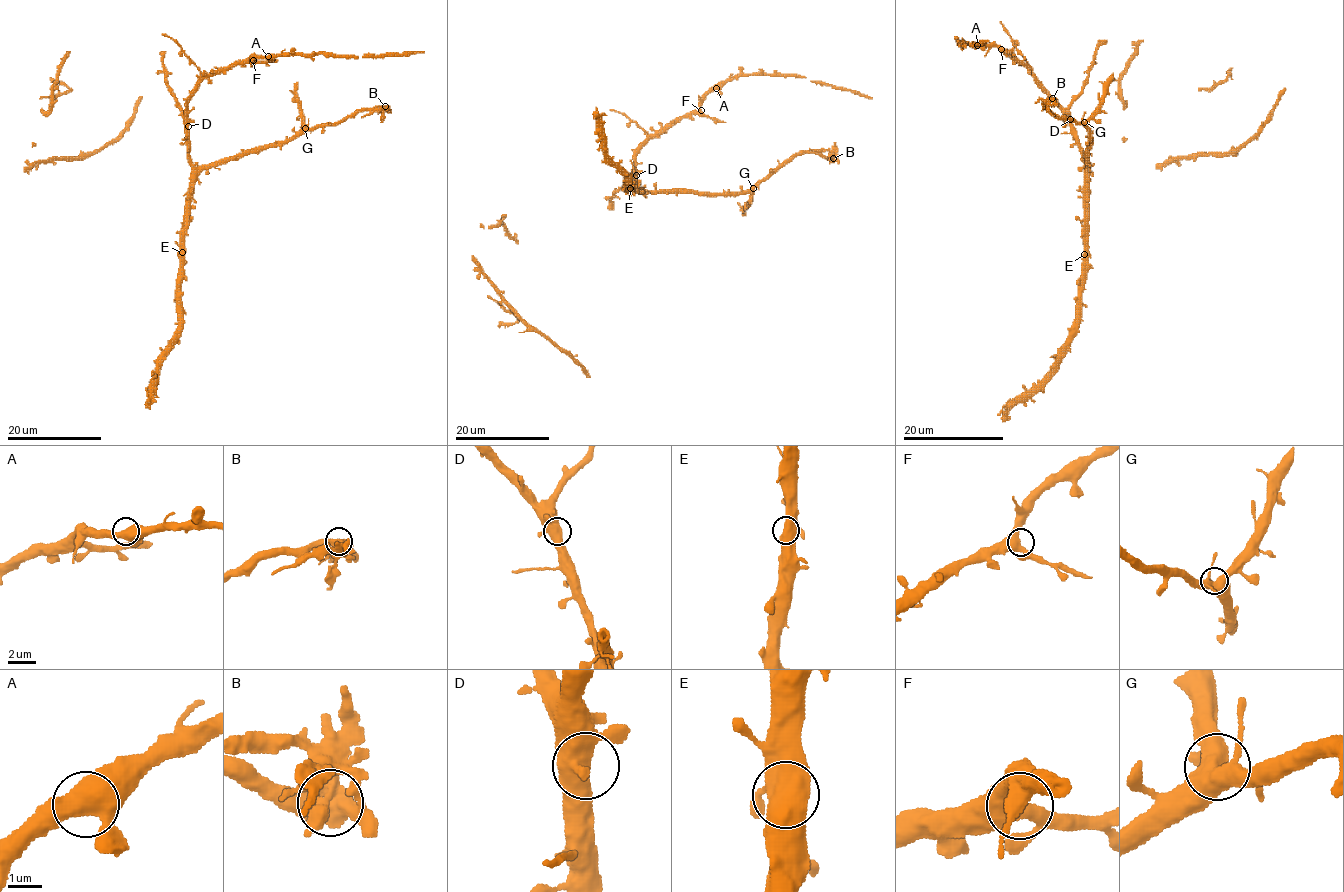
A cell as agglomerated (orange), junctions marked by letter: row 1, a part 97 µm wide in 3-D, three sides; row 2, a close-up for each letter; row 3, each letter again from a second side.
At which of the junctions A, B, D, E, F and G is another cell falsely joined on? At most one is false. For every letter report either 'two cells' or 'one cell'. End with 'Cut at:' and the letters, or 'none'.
A: one cell
B: two cells
D: one cell
E: one cell
F: one cell
G: one cell
Cut at: B

